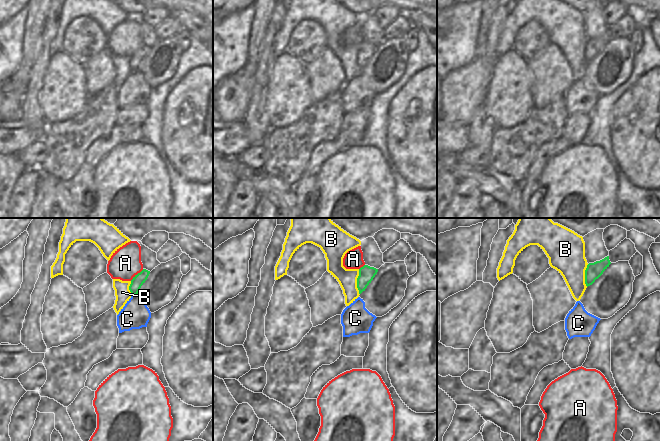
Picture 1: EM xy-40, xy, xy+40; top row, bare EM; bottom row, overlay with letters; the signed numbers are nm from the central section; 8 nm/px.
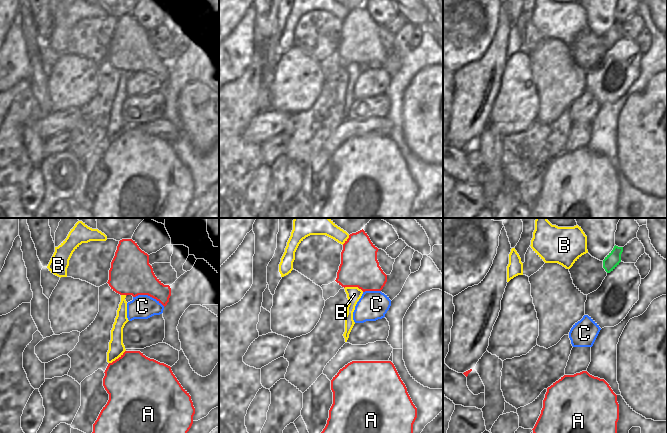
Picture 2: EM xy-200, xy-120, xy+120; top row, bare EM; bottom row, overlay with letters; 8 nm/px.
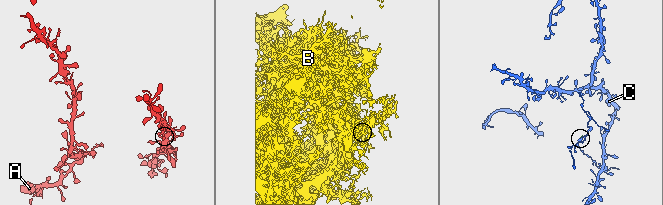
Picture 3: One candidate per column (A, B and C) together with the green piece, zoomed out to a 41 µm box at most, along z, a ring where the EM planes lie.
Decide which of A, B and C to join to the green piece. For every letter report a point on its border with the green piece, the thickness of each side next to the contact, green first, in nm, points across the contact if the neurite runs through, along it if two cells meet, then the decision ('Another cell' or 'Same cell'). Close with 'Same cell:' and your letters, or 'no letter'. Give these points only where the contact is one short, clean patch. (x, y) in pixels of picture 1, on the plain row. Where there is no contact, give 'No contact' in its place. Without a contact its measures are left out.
A: Touches green at xy-40 (137, 50). Thickness 90 nm (green) against 240 nm. Boundary: xy-40 (143, 45), (130, 56). Another cell
B: Touches green at xy (357, 58). Thickness 130 nm (green) against 160 nm. Boundary: xy (358, 45), (357, 65), (359, 70). Another cell
C: Touches green at xy-40 (134, 70). Thickness 90 nm (green) against 220 nm. Boundary: xy-40 (137, 69), (131, 71). Another cell
Same cell: no letter

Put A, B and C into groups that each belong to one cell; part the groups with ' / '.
A / B / C

